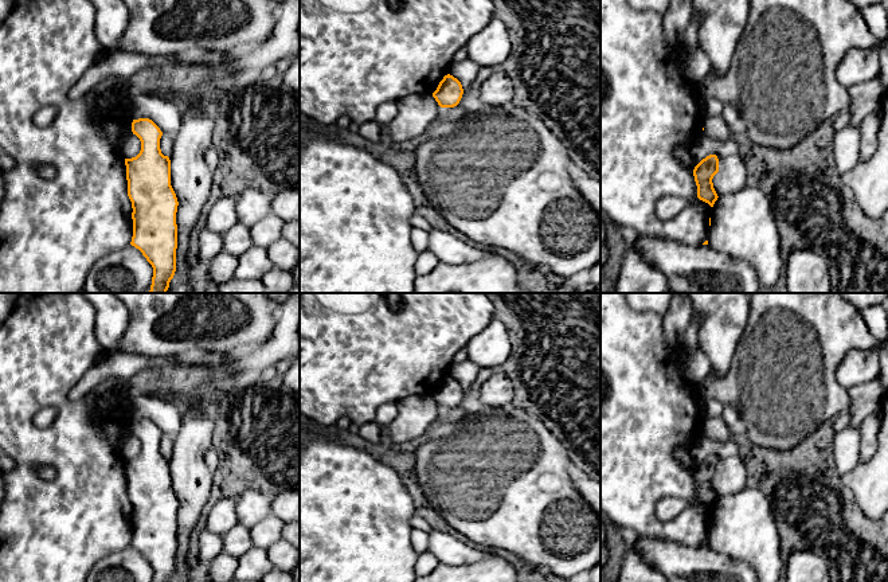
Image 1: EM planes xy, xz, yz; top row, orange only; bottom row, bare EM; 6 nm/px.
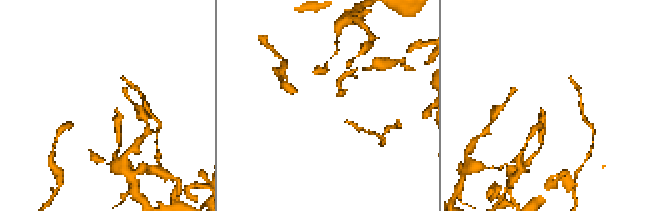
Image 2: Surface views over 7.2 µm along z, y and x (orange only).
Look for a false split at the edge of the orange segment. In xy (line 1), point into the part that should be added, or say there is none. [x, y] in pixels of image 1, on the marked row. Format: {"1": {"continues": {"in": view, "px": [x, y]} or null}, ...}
{"1": {"continues": null}}

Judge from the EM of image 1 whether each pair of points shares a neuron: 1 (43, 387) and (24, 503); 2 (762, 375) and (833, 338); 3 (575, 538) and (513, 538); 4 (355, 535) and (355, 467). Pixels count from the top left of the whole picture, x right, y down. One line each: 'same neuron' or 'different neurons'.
1: same neuron
2: same neuron
3: same neuron
4: same neuron

